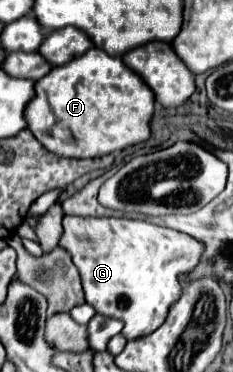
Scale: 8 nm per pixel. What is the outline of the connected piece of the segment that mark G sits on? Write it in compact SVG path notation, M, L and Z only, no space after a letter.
M66 215L62 219L62 229L64 233L60 237L60 245L70 253L74 265L80 271L86 303L90 303L98 315L122 319L126 323L126 334L122 335L127 341L148 335L164 323L170 305L182 295L178 273L192 269L202 253L202 245L196 239L190 239L188 235L182 235L174 229L164 229L138 219Z

